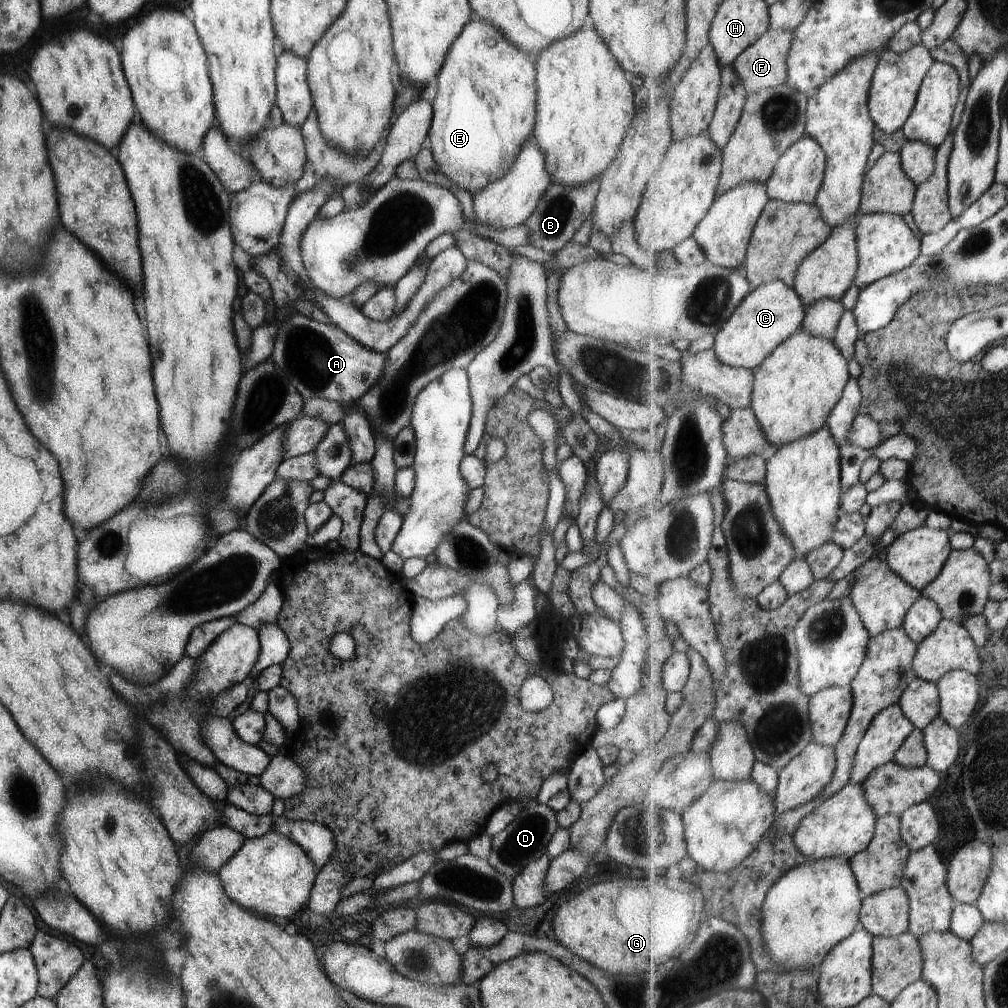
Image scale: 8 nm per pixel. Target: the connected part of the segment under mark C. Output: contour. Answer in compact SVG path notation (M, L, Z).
M782 280L754 289L741 302L727 324L714 336L717 358L727 366L755 370L786 340L802 329L806 315L801 297Z

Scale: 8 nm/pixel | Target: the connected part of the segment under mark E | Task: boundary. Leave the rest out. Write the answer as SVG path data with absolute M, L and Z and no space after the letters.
M473 14L465 26L461 29L461 32L455 37L453 44L449 46L449 50L445 53L443 64L435 75L435 96L432 104L432 117L430 125L427 131L429 150L431 151L434 163L437 164L438 170L442 172L442 175L446 179L449 179L450 183L453 183L455 187L469 191L472 195L478 193L485 185L497 180L501 175L505 174L508 166L513 162L515 155L524 143L524 140L528 138L533 128L533 120L535 120L535 101L536 101L536 86L535 86L535 70L533 70L533 64L525 58L525 54L518 48L515 48L507 39L490 24L485 24L483 20L477 20L477 16Z

